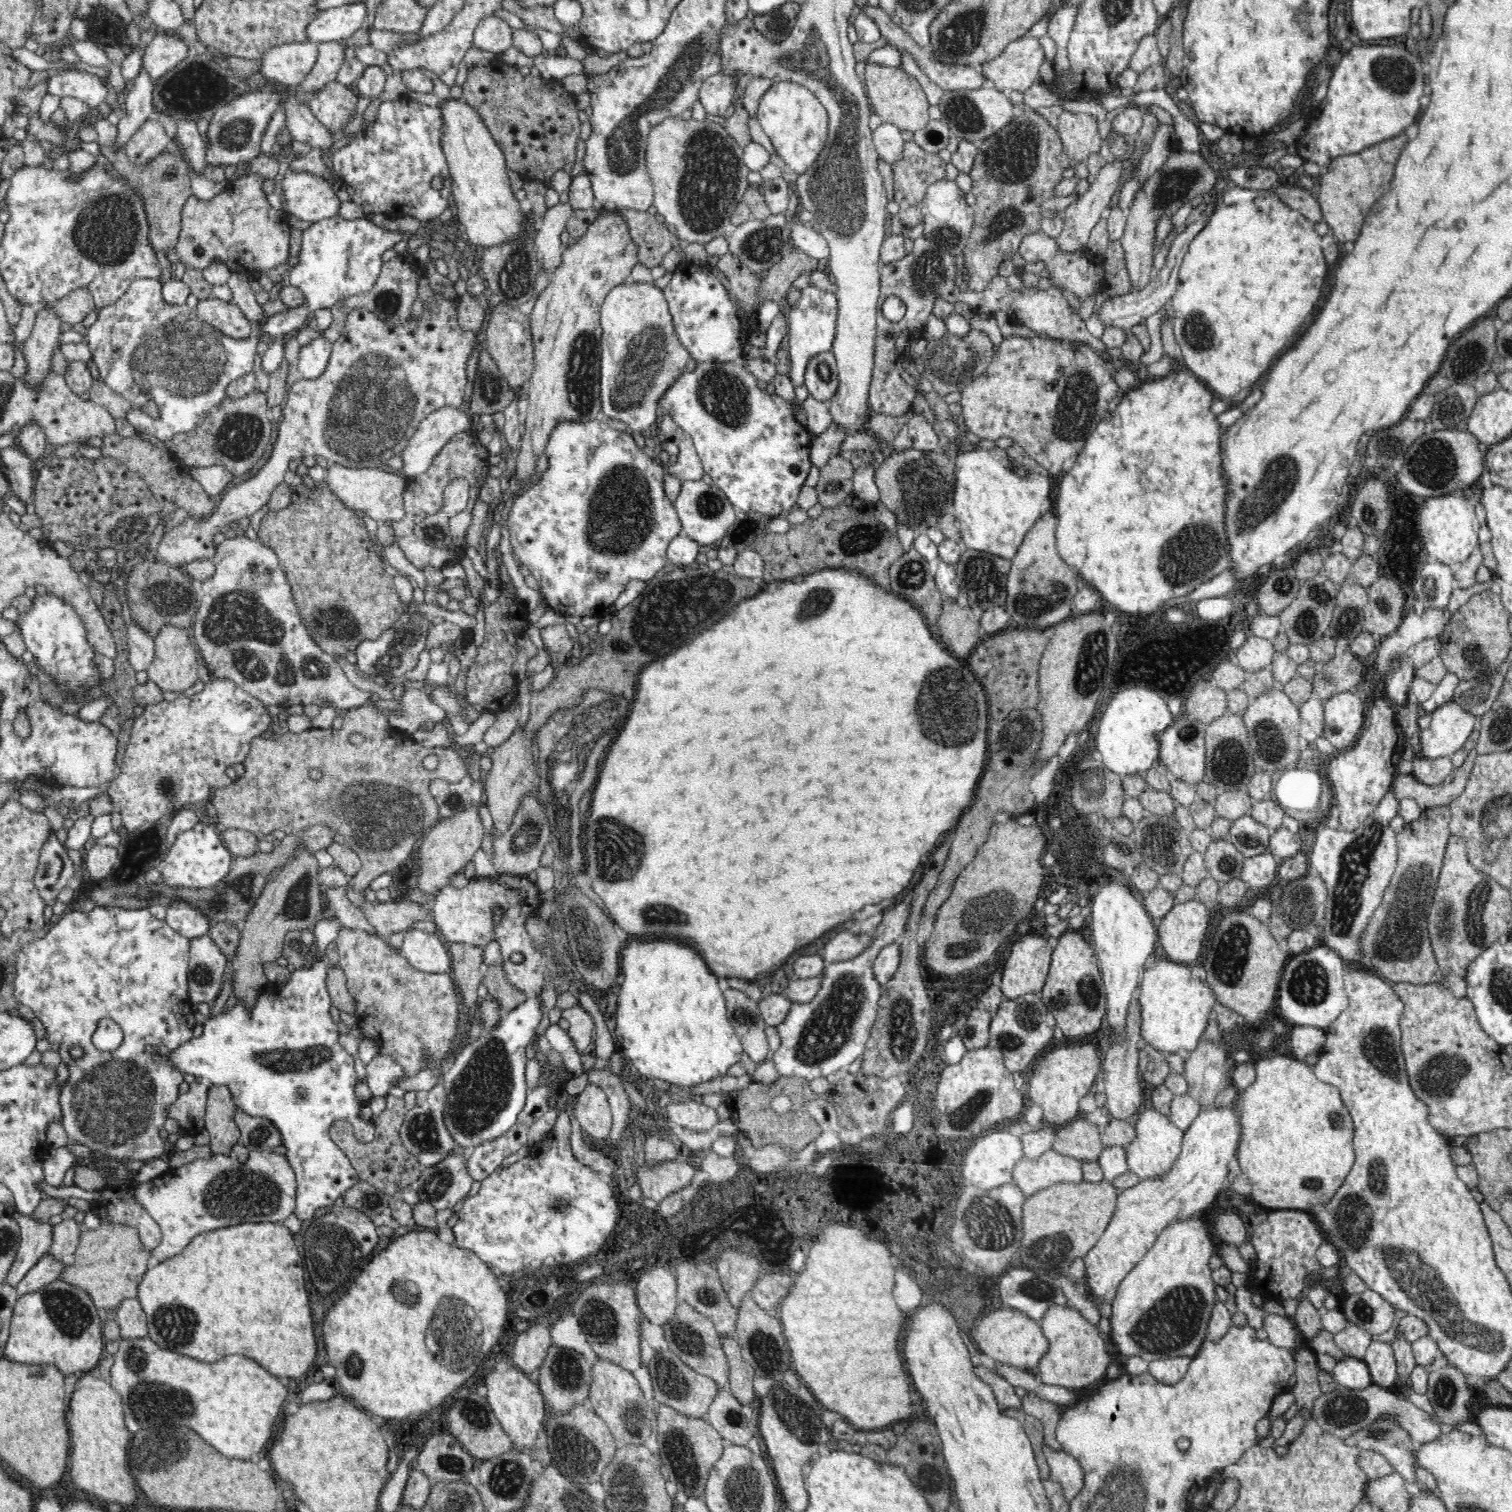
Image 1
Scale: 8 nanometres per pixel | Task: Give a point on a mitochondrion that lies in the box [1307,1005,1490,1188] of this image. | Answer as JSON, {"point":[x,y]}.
{"point":[1441,1077]}

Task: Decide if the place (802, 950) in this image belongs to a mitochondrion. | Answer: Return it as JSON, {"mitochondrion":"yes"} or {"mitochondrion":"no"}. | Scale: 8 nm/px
{"mitochondrion":"no"}

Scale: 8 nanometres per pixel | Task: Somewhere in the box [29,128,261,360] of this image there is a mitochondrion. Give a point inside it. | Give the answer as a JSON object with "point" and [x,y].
{"point":[106,231]}

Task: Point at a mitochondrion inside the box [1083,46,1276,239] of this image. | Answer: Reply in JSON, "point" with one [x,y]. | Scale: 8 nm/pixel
{"point":[1180,179]}

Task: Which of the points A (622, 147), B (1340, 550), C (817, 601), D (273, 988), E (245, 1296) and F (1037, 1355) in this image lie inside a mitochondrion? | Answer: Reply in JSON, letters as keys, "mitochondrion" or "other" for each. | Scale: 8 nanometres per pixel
{"A":"mitochondrion","B":"other","C":"mitochondrion","D":"other","E":"other","F":"other"}

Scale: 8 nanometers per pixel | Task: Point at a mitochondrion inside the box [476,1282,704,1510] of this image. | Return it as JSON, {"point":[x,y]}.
{"point":[601,1324]}

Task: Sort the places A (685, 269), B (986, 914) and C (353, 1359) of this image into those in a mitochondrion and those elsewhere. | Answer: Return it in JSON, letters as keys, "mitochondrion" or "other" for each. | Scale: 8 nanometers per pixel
{"A":"other","B":"mitochondrion","C":"mitochondrion"}

